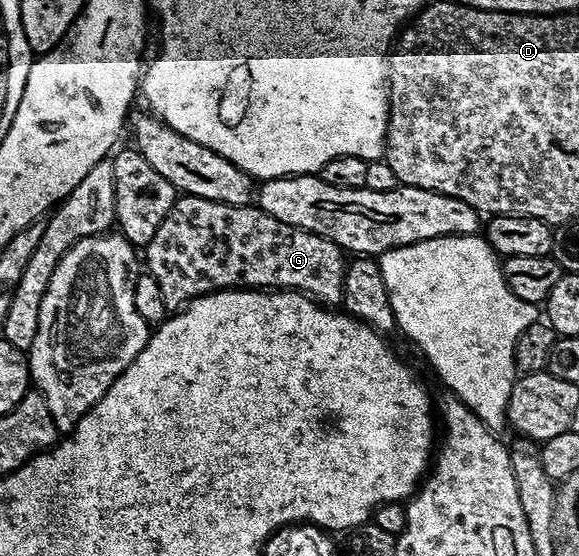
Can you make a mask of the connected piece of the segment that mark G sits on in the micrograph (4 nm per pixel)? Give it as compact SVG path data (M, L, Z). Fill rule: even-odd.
M186 194L176 199L161 226L157 226L151 241L145 245L145 252L146 271L157 278L157 286L161 286L161 295L168 310L178 310L189 300L196 300L209 292L221 292L225 288L290 290L312 297L324 306L339 306L343 302L345 274L349 267L344 249L333 241L285 222L277 222L277 218L265 214L258 206L222 204Z

